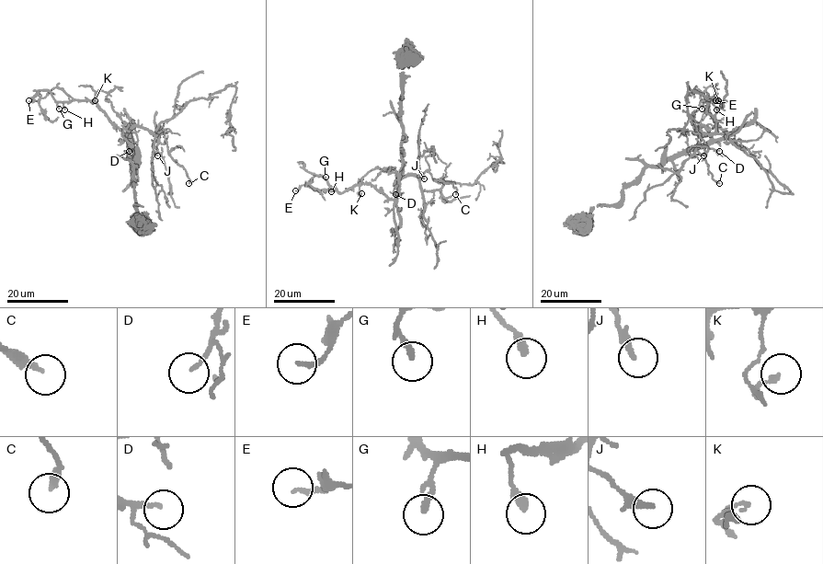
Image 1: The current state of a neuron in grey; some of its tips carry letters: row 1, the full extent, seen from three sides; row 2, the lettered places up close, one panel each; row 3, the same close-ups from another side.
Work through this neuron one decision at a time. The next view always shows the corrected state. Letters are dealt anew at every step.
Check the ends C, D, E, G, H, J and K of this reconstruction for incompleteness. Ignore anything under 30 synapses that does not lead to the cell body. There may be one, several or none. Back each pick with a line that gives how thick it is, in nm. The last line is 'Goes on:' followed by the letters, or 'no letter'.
Goes on: no letter

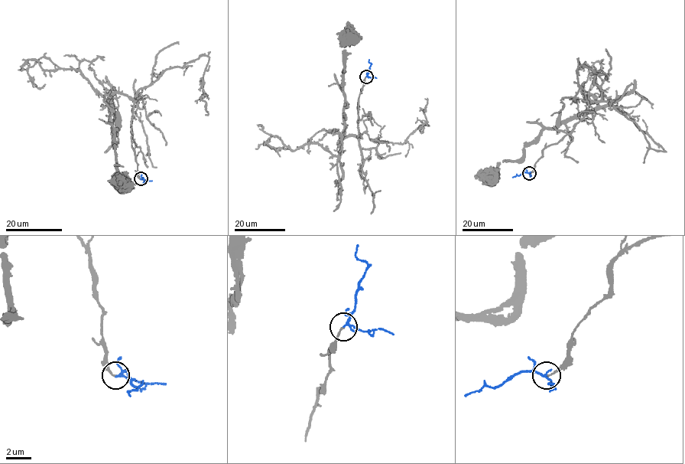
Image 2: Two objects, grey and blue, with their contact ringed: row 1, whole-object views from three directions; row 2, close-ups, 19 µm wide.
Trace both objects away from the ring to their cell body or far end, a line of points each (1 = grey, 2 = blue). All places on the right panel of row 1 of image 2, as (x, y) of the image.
1: (529, 173), (542, 151), (583, 116), (590, 95), (595, 107), (544, 128), (521, 158), (500, 161), (489, 176)
2: (529, 173), (524, 172), (512, 177)

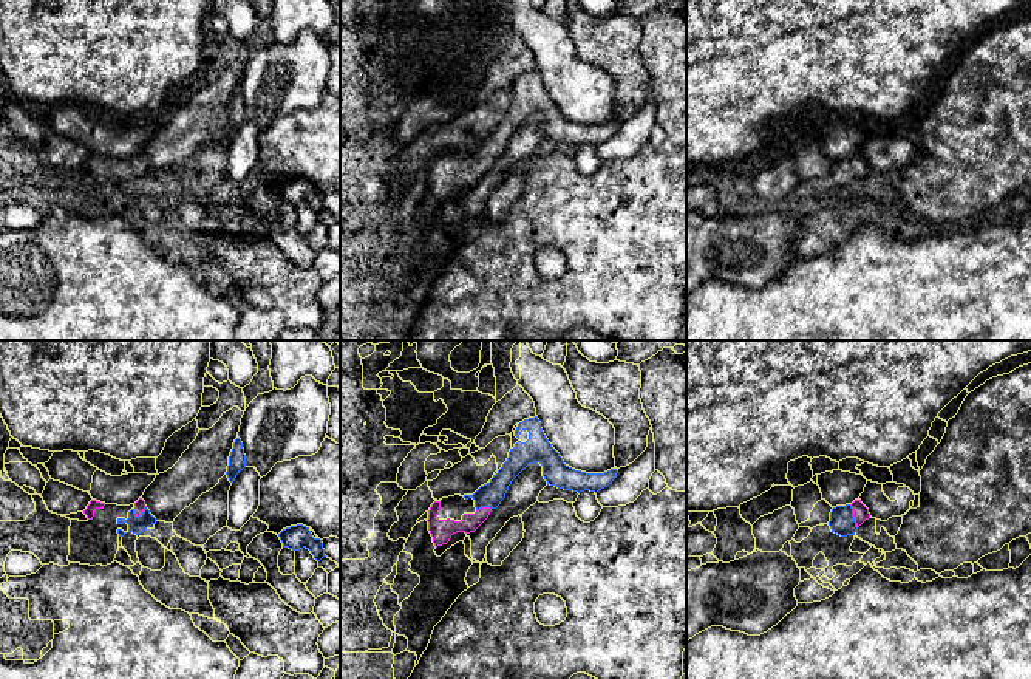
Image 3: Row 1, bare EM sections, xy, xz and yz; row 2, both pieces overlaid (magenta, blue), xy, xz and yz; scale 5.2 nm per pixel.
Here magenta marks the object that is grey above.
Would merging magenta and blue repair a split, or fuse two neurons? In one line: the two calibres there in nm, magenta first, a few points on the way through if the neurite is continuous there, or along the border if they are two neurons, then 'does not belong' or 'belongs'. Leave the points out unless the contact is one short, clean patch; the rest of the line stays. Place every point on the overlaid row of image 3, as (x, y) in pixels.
80 nm thick on the magenta side, 130 nm on the other; runs through yz (860, 511), (854, 515), (841, 522); belongs

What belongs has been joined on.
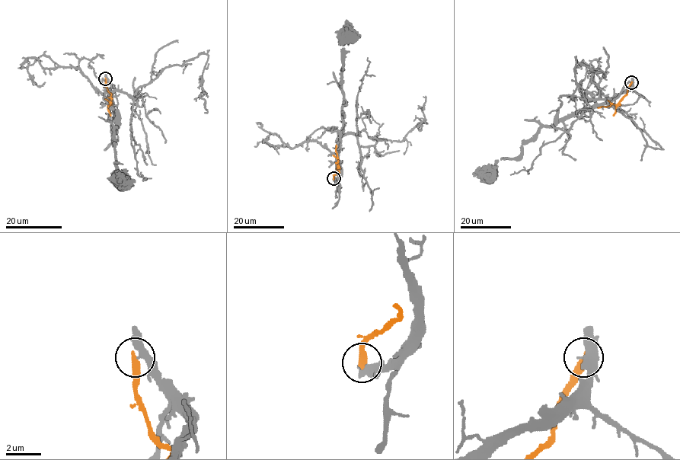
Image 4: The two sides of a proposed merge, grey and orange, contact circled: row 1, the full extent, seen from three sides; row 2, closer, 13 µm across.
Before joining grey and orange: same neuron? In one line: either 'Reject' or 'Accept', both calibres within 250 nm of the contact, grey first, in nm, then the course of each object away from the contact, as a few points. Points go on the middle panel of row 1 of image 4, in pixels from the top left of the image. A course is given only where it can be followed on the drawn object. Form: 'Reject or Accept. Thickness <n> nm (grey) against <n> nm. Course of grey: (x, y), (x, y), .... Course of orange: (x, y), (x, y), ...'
Reject. Thickness 400 nm (grey) against 400 nm. Course of grey: (333, 179), (336, 180), (341, 175), (338, 142), (343, 126), (342, 34), (346, 32), (348, 34). Course of orange: (333, 179), (339, 171), (336, 145)

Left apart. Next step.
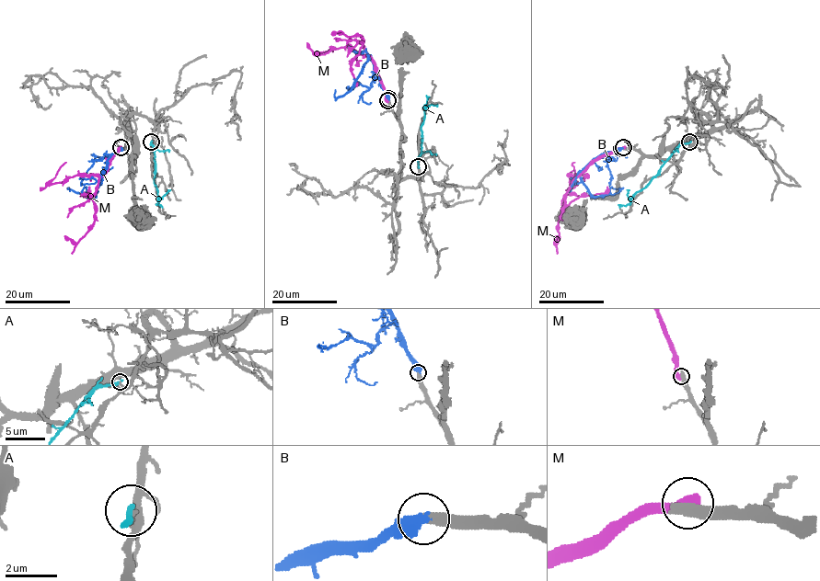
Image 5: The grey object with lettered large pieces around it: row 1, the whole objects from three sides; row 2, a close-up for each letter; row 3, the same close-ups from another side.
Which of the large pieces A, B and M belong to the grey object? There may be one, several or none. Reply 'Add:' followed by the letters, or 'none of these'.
Add: B

